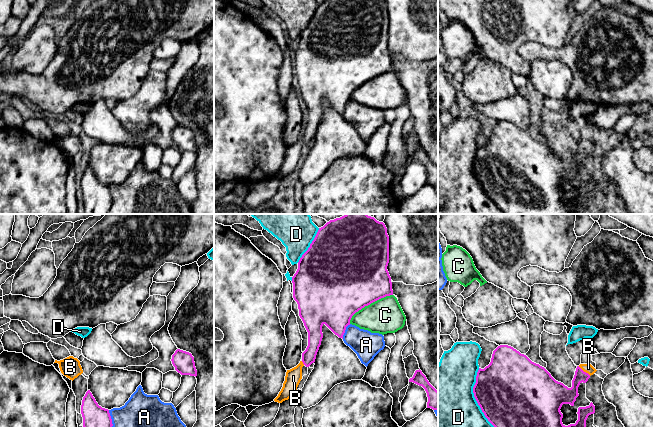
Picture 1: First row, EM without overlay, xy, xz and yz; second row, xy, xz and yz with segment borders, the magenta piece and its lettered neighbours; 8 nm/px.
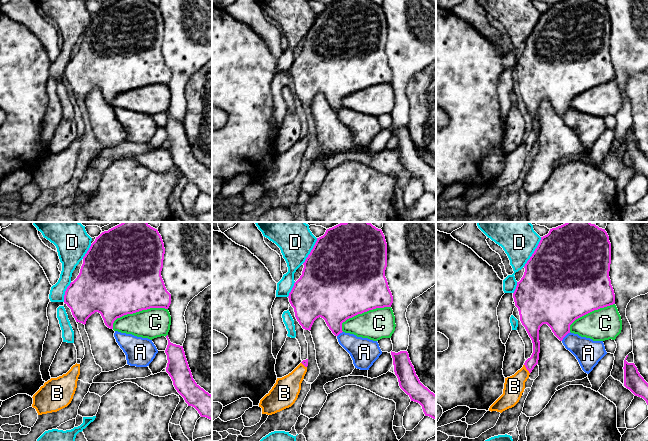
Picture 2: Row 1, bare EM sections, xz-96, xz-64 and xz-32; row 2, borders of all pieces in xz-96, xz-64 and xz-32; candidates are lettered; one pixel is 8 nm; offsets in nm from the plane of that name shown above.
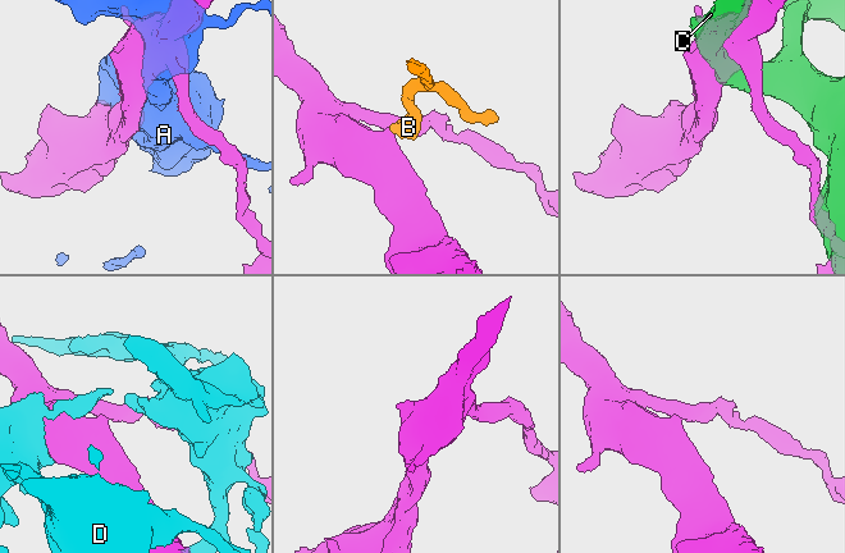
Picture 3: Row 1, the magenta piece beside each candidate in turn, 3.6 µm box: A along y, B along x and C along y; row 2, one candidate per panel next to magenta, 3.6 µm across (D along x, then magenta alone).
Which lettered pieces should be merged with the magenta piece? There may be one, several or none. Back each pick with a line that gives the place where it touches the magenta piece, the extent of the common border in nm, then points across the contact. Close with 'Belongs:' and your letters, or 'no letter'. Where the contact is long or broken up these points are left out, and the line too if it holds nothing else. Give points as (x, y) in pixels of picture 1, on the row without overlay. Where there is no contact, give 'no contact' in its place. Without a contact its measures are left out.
B: meets magenta in yz at (583, 147); contact 130 nm long; runs through yz (562, 170), (575, 162), (583, 147), (588, 144)
Belongs: B

